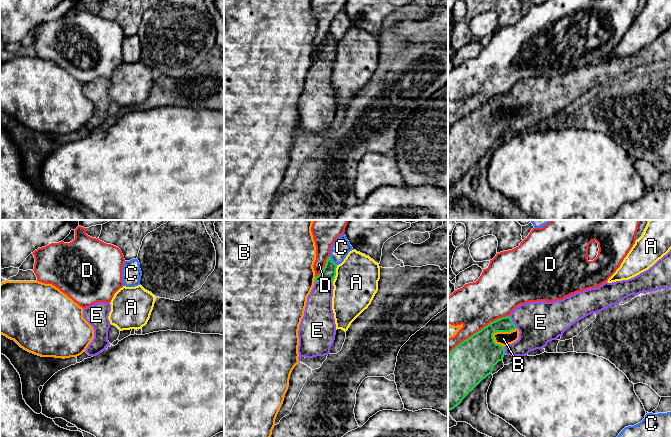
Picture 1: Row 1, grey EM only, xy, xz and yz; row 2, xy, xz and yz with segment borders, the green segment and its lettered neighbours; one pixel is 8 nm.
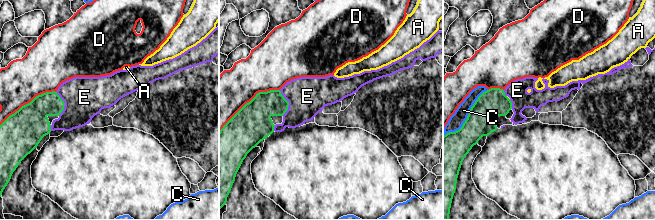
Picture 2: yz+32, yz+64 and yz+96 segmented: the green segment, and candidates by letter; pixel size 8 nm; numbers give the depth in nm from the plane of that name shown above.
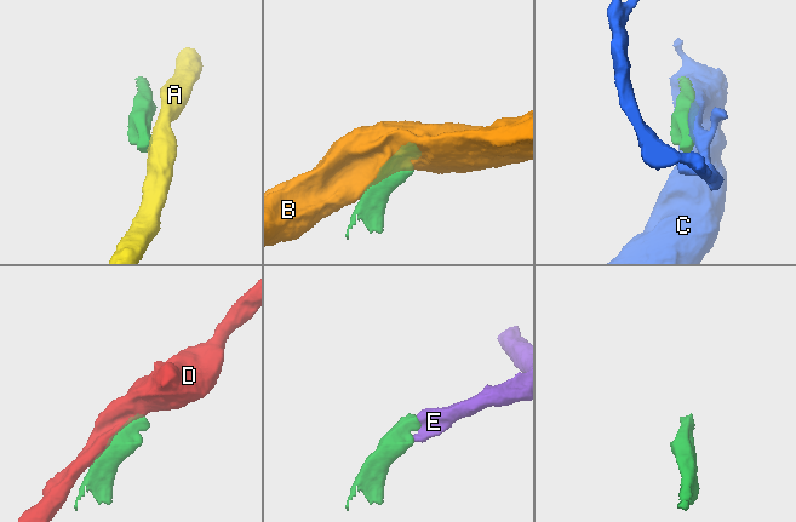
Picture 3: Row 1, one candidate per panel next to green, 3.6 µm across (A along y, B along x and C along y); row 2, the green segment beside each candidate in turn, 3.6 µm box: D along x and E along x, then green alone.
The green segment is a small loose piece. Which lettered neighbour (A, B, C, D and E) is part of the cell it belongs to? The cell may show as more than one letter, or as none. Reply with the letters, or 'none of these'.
E

